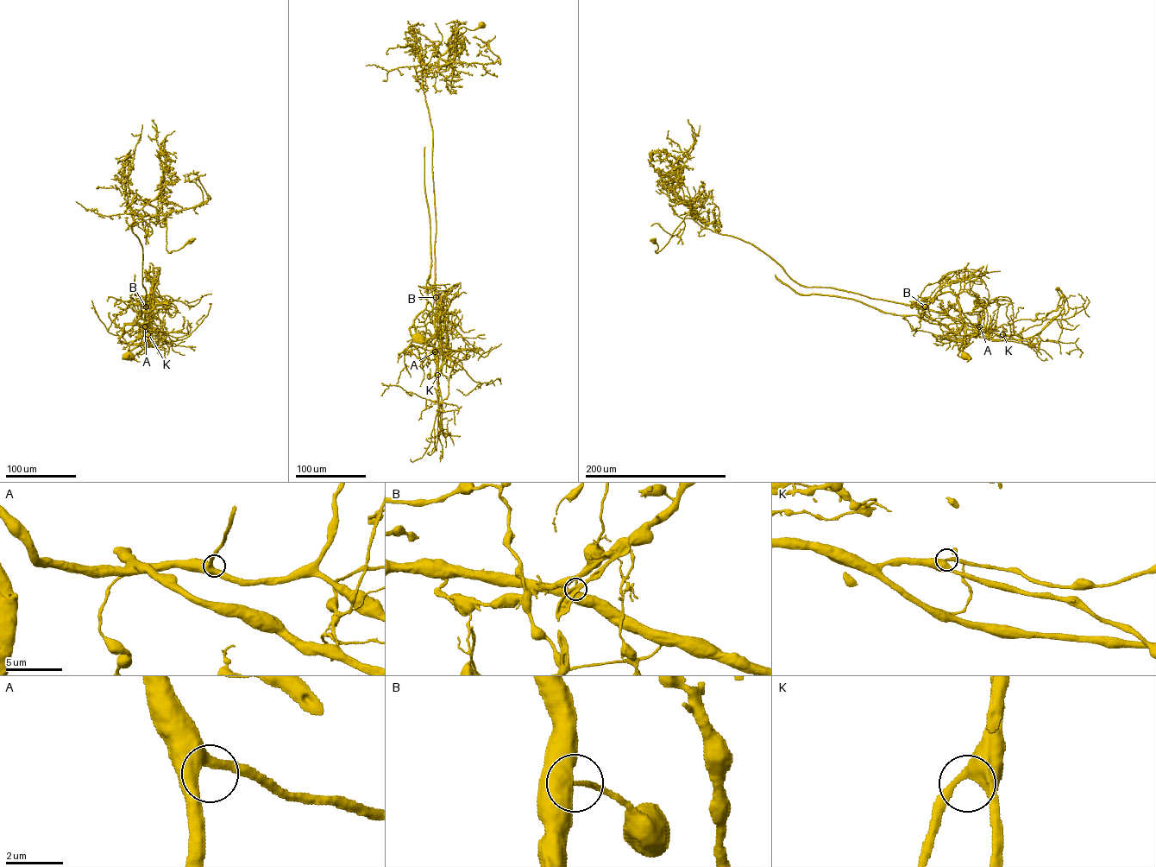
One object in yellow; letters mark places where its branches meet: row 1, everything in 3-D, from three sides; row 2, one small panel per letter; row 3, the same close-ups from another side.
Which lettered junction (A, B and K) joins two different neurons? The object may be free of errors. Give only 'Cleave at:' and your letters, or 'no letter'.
Cleave at: B

